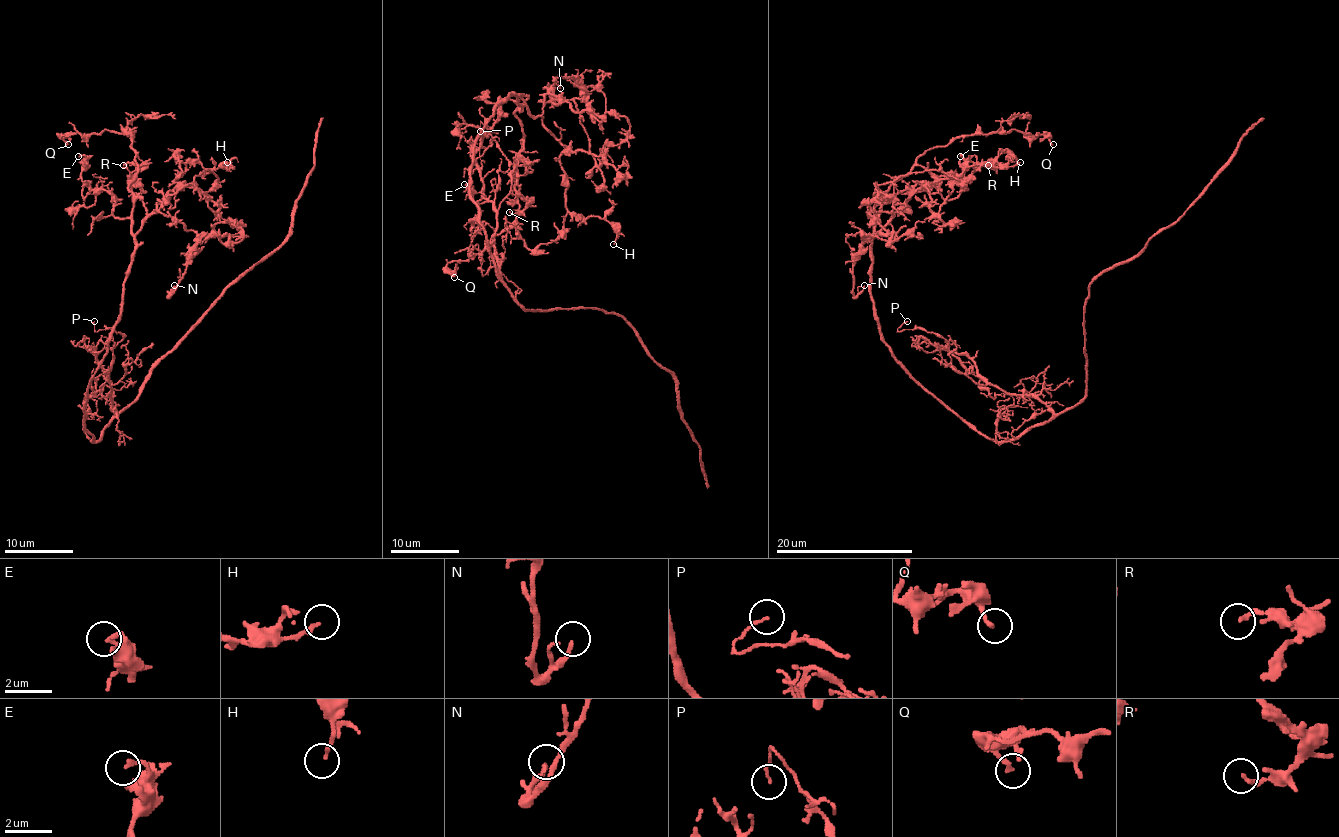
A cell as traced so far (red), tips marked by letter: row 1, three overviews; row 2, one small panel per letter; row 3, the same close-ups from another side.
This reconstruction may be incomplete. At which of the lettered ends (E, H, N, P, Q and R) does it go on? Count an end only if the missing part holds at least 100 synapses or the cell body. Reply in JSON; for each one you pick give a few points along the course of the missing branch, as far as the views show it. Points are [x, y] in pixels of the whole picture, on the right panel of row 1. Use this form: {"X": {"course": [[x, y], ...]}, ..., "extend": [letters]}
{"extend": []}

